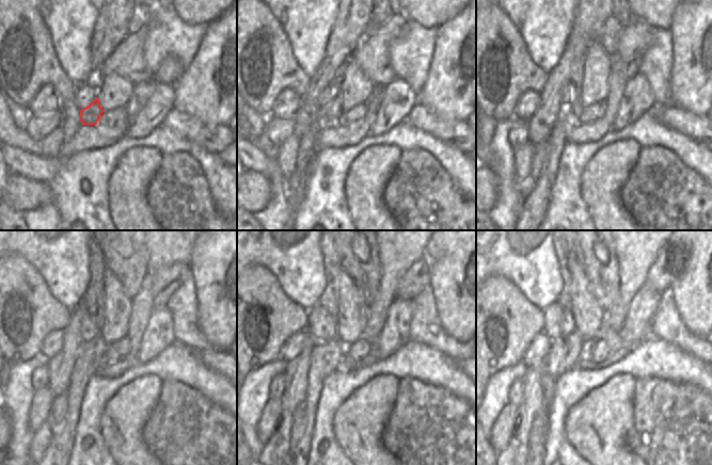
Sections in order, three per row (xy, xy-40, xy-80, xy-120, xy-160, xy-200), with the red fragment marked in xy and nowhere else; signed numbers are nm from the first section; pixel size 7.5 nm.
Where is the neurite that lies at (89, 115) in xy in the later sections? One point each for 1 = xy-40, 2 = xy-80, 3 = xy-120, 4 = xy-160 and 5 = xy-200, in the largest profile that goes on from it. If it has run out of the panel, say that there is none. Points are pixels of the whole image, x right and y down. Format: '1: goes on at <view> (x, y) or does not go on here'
1: goes on at xy-40 (329, 113)
2: goes on at xy-80 (572, 110)
3: goes on at xy-120 (92, 302)
4: goes on at xy-160 (329, 300)
5: goes on at xy-200 (565, 252)

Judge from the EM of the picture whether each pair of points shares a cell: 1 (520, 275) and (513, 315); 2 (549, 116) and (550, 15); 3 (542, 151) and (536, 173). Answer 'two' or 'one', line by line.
1: two
2: two
3: one

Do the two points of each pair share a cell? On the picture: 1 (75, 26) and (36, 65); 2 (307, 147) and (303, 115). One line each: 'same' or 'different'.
1: different
2: different

